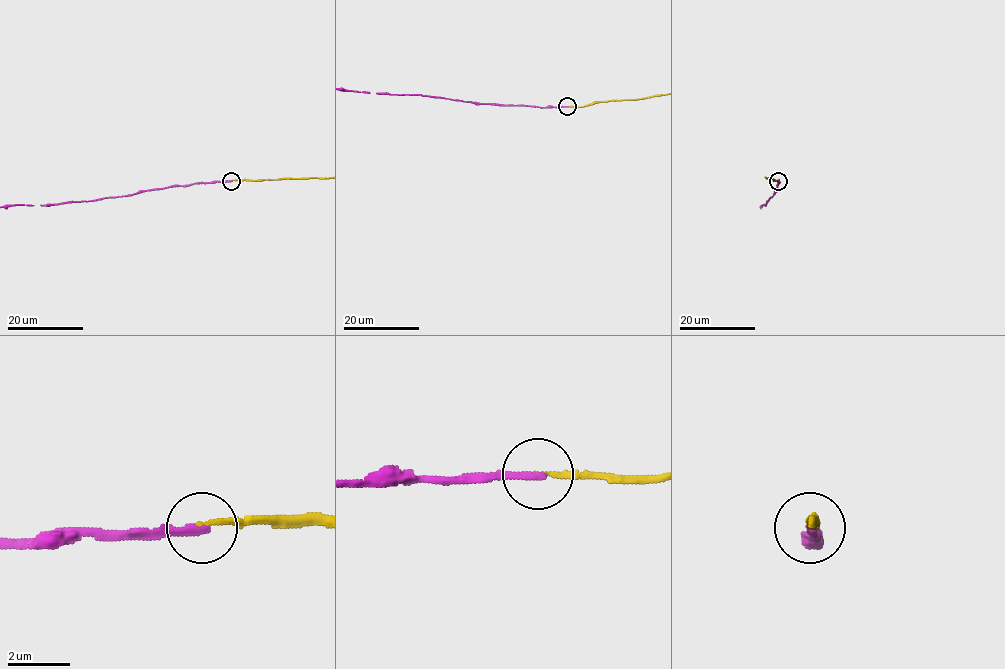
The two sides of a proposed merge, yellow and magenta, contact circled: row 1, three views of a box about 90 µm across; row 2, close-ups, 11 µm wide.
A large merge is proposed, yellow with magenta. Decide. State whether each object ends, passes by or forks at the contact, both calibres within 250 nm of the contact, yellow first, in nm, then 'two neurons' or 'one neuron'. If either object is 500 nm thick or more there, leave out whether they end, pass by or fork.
yellow ends | magenta ends | 140/240 nm | one neuron

